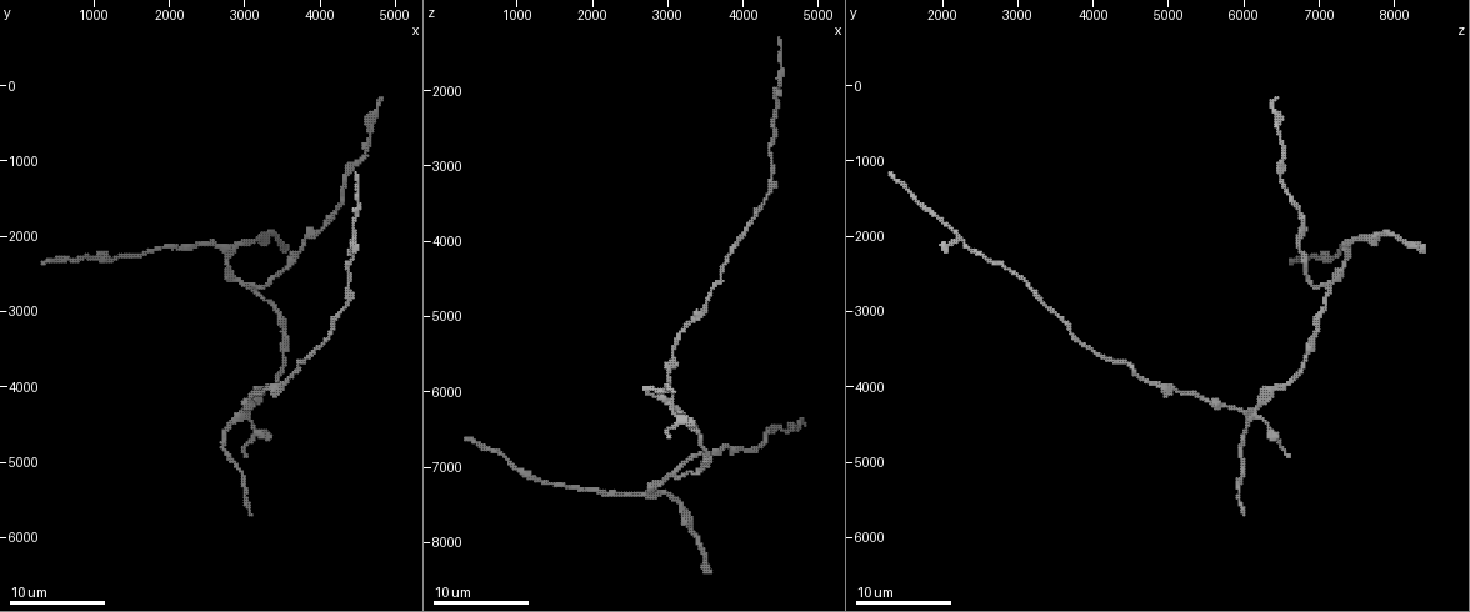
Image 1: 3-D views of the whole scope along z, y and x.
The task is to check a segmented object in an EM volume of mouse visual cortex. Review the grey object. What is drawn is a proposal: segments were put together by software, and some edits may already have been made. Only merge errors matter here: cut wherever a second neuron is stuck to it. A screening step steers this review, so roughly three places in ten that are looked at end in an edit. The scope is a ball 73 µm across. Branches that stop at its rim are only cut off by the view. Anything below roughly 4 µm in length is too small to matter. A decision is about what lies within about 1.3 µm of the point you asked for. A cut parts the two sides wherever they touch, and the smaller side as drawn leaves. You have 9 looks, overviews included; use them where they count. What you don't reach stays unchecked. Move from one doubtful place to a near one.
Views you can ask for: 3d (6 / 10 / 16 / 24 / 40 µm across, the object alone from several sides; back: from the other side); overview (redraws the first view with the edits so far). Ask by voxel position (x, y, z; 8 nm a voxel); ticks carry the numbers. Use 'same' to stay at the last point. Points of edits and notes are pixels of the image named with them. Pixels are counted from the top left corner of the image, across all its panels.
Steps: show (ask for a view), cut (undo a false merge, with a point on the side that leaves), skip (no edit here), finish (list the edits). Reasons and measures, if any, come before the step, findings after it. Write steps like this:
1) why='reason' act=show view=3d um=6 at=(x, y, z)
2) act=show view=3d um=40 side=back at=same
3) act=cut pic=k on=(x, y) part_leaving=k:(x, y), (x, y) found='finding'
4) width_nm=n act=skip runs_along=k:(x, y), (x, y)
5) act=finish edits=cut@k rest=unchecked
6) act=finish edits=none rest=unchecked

why='side arm on a straight run' act=show view=3d um=16 at=(3050, 2650, 7050)

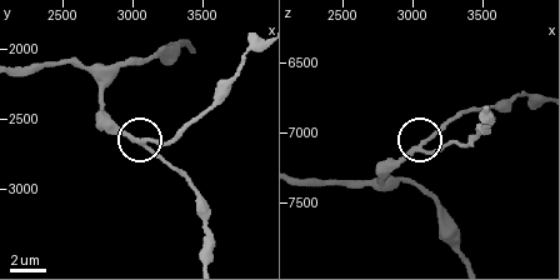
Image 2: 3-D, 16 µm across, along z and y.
act=skip runs_along=2:(205, 258), (200, 195), (151, 145), (129, 136), (108, 116) found='continuous, no second neuron'

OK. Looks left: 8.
act=show view=3d um=10 at=(2800, 2150, 7400)

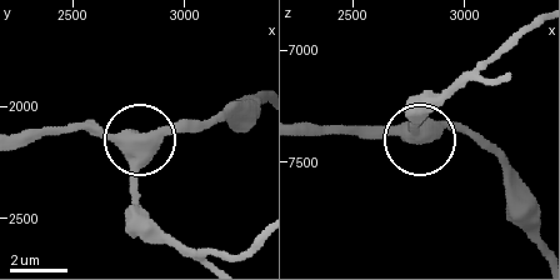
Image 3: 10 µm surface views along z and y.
act=show view=3d um=10 side=back at=same

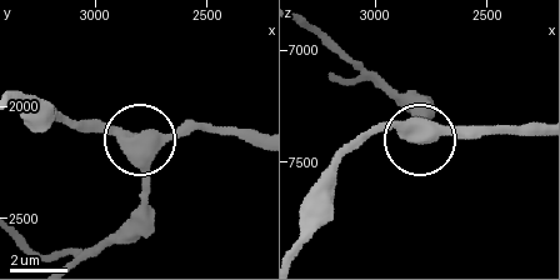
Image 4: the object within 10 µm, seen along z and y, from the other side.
act=skip runs_along=4:(86, 259), (133, 211), (144, 154), (136, 141), (68, 125) found='continuous, no second neuron'

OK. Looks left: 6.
why='calibre changes' act=show view=3d um=10 at=(4500, 1000, 6500)

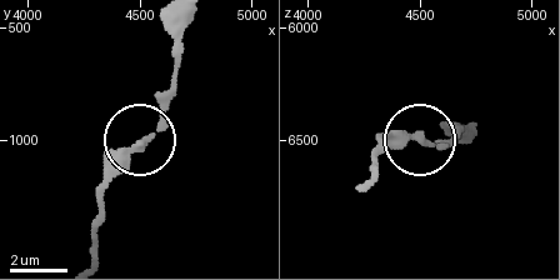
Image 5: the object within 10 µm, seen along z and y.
act=cut pic=5 on=(168, 105) part_leaving=5:(149, 136), (163, 110), (184, 24) found='two neurons meet here'

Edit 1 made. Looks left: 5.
why='four arms meet' act=show view=3d um=16 at=(2950, 4400, 6150)

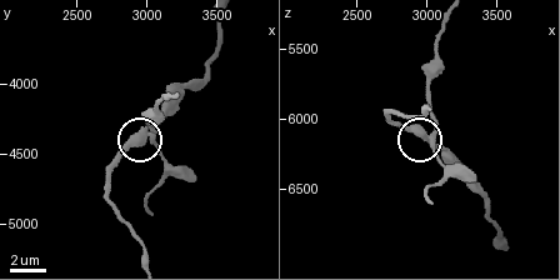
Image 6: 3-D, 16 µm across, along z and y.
side_arm_um=13 act=cut pic=6 on=(159, 148) part_leaving=6:(433, 135), (436, 119), (428, 70), (445, 20) found='a second neuron is stuck on'

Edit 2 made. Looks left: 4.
act=finish edits=cut@5,cut@6 rest=unchecked

